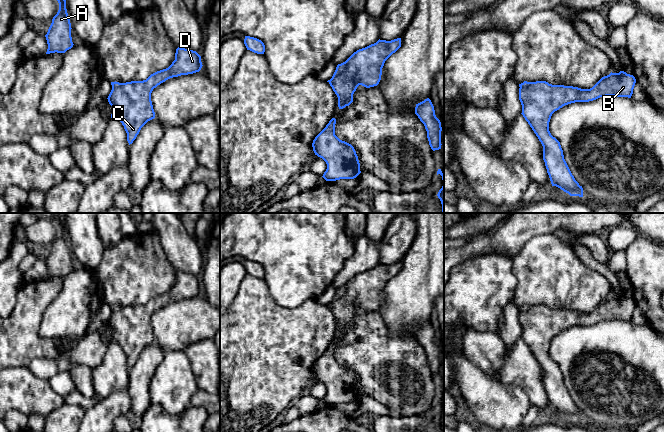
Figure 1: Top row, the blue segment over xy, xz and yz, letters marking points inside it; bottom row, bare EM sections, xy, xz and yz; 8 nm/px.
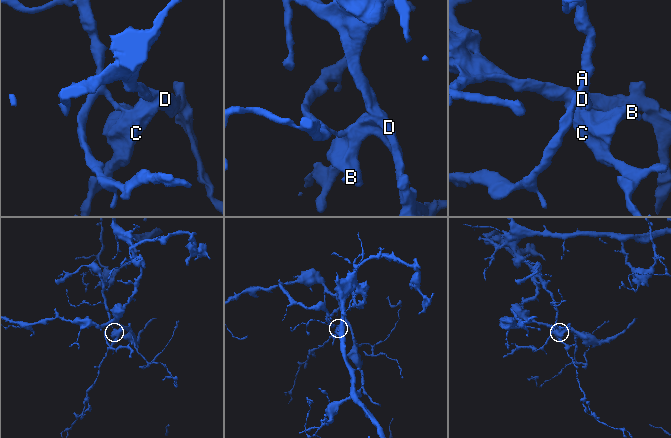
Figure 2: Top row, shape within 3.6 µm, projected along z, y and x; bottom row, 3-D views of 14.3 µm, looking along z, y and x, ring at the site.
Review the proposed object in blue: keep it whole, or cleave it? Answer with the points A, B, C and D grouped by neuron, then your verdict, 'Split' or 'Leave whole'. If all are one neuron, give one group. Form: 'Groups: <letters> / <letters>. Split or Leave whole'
Groups: A / B C D. Split

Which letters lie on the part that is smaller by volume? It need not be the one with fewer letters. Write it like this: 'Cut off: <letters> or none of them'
Cut off: A

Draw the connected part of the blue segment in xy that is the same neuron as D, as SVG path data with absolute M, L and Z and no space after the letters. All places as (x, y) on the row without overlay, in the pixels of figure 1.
M178 271L175 284L168 292L151 298L146 304L118 307L112 311L107 322L112 330L111 342L122 347L129 369L141 352L155 342L151 325L153 313L170 302L199 296L202 290L201 280L196 275Z

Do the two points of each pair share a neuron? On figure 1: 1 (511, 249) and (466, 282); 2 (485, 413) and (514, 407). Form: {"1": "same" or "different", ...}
{"1": "different", "2": "same"}

